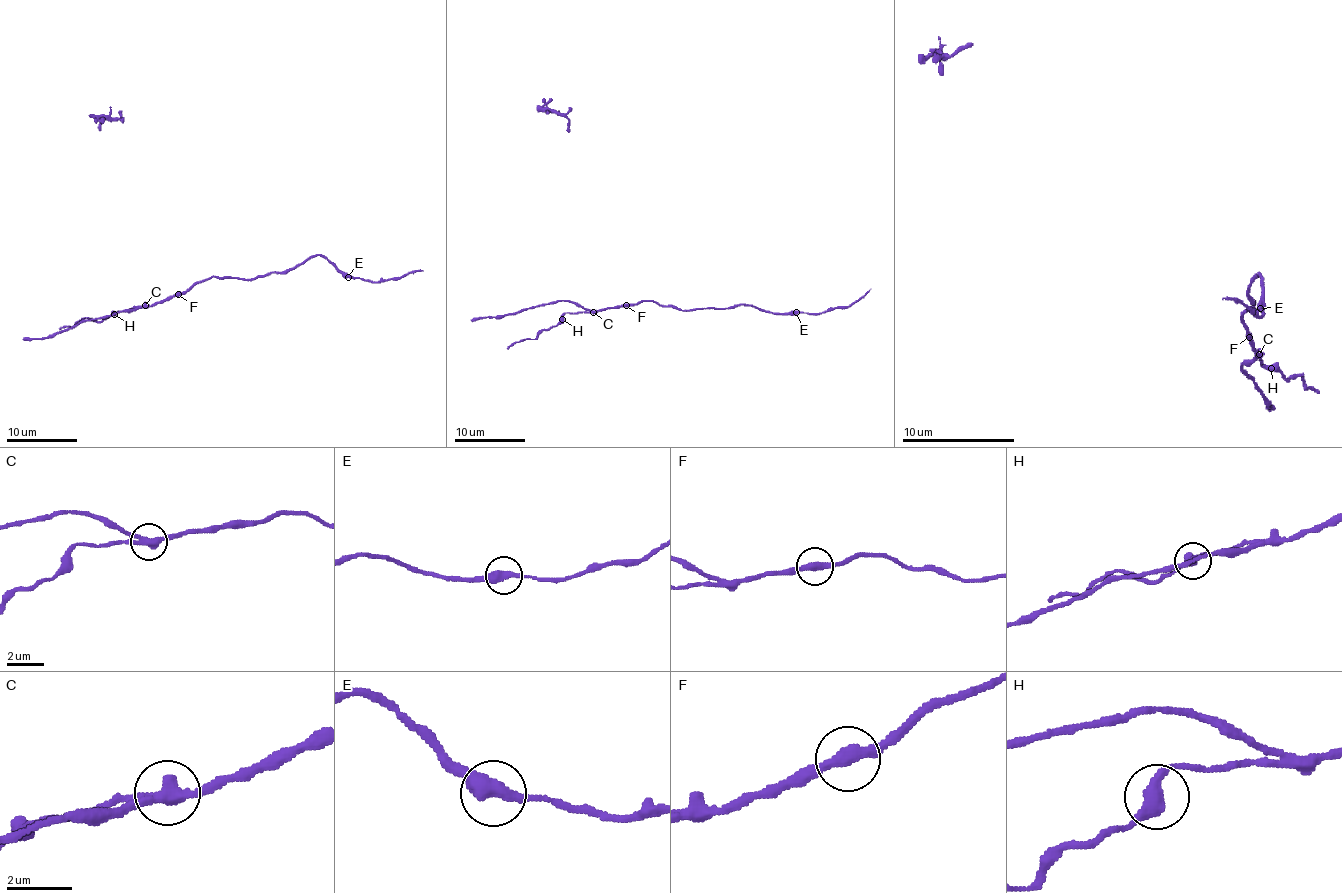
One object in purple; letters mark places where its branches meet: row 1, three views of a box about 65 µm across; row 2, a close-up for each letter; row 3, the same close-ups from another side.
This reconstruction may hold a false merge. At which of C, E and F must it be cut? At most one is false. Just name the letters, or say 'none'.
C

